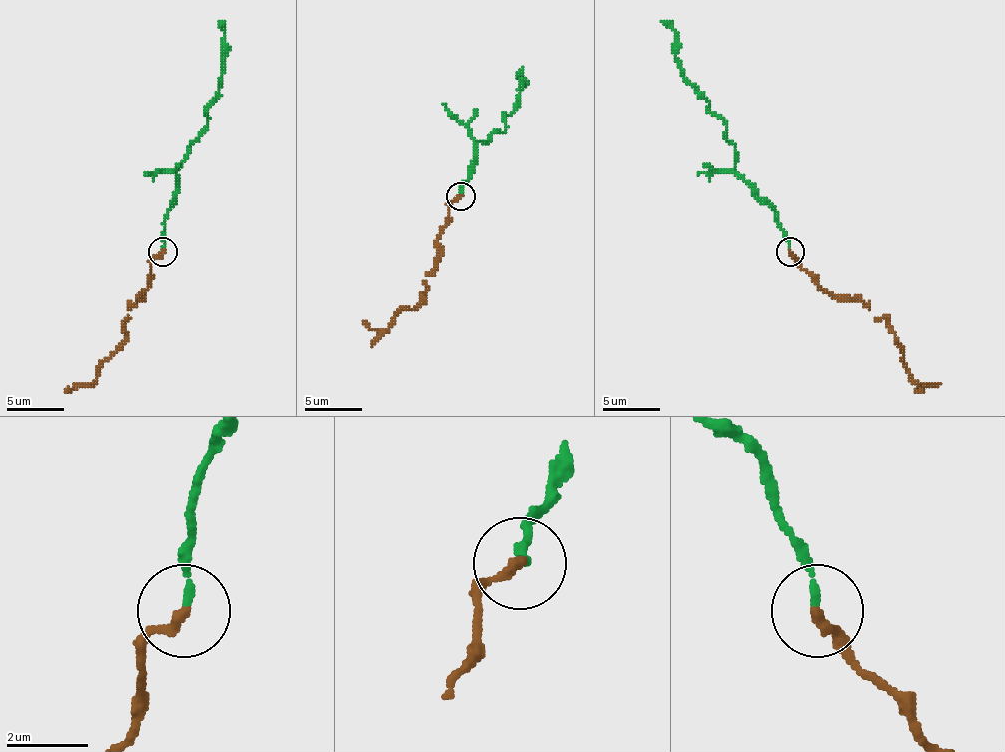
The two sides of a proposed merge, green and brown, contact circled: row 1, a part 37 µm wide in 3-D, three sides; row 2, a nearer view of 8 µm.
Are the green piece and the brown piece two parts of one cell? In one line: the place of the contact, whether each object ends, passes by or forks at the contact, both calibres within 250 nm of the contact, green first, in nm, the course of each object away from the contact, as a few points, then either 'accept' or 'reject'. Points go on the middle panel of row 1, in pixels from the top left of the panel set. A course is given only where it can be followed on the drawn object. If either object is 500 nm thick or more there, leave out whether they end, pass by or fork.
(460, 196) | green ends | brown ends | 180/260 nm | green via (460, 195), (474, 164), (474, 144), (505, 130), (505, 115), (520, 92), (522, 67) | brown via (460, 195), (448, 207), (423, 301), (386, 329), (363, 321) | reject

